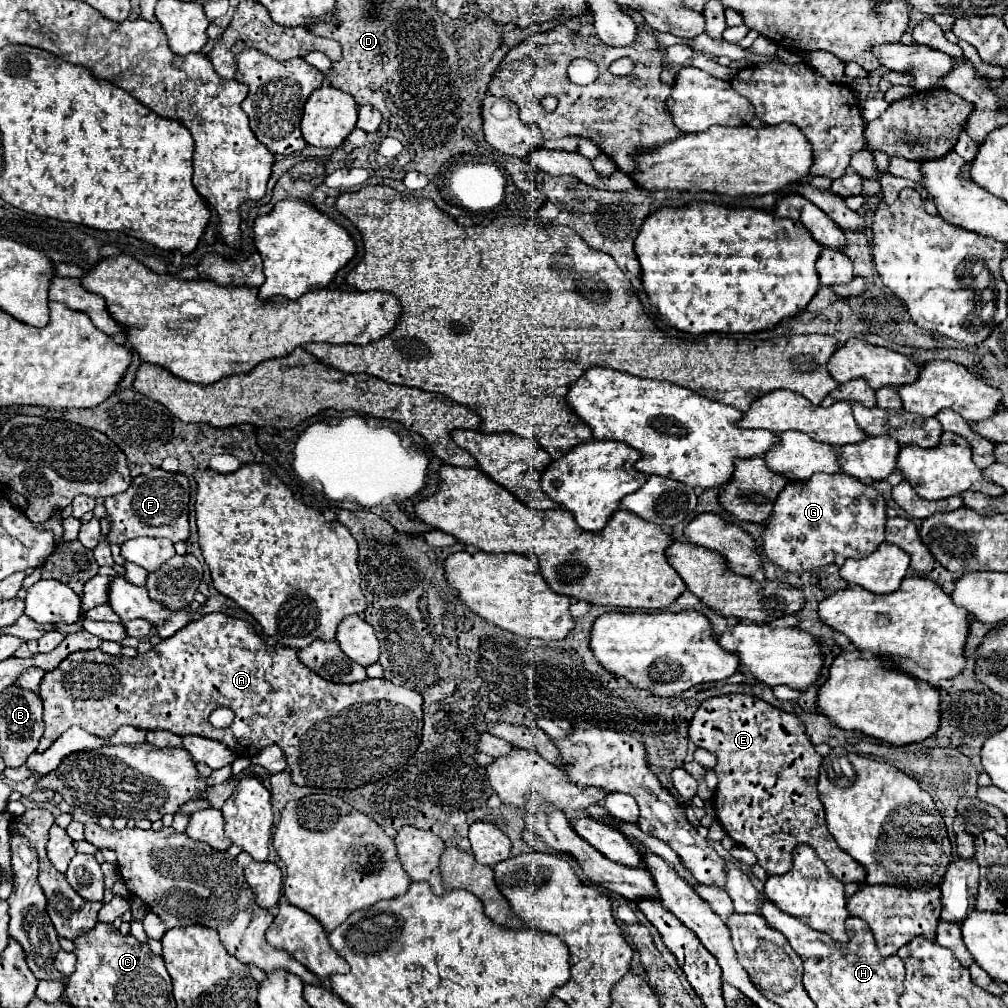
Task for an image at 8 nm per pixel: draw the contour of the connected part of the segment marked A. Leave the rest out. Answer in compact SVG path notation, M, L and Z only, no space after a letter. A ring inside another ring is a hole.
M209 613L197 621L191 621L173 637L163 639L147 655L133 659L121 655L107 655L101 649L75 651L59 663L59 667L45 673L39 695L43 699L45 733L39 741L37 753L47 747L71 725L85 729L87 733L109 739L119 727L133 725L137 729L165 729L177 735L201 735L225 743L237 757L251 759L263 747L279 745L291 767L295 785L321 787L321 789L349 789L349 709L353 705L393 705L397 717L423 709L423 697L417 691L397 687L387 679L365 679L361 683L331 683L313 673L297 657L295 649L283 645L269 645L255 629L243 621L223 613ZM217 707L229 707L235 719L225 729L215 729L209 723L209 715Z

